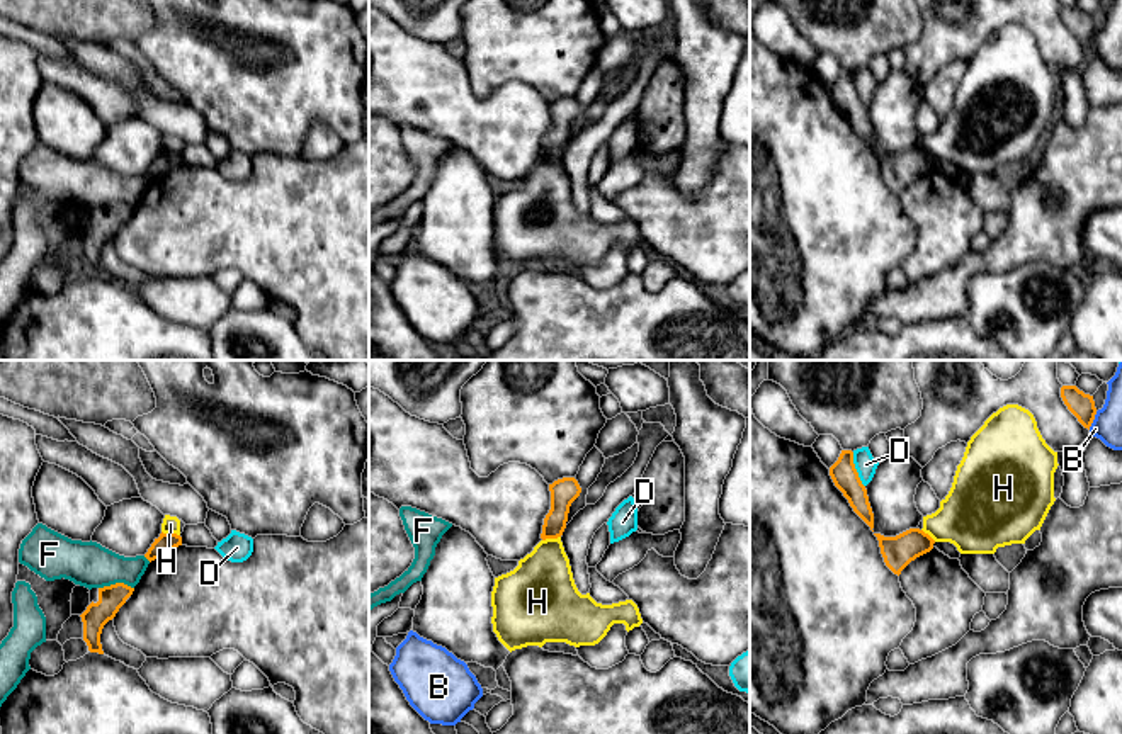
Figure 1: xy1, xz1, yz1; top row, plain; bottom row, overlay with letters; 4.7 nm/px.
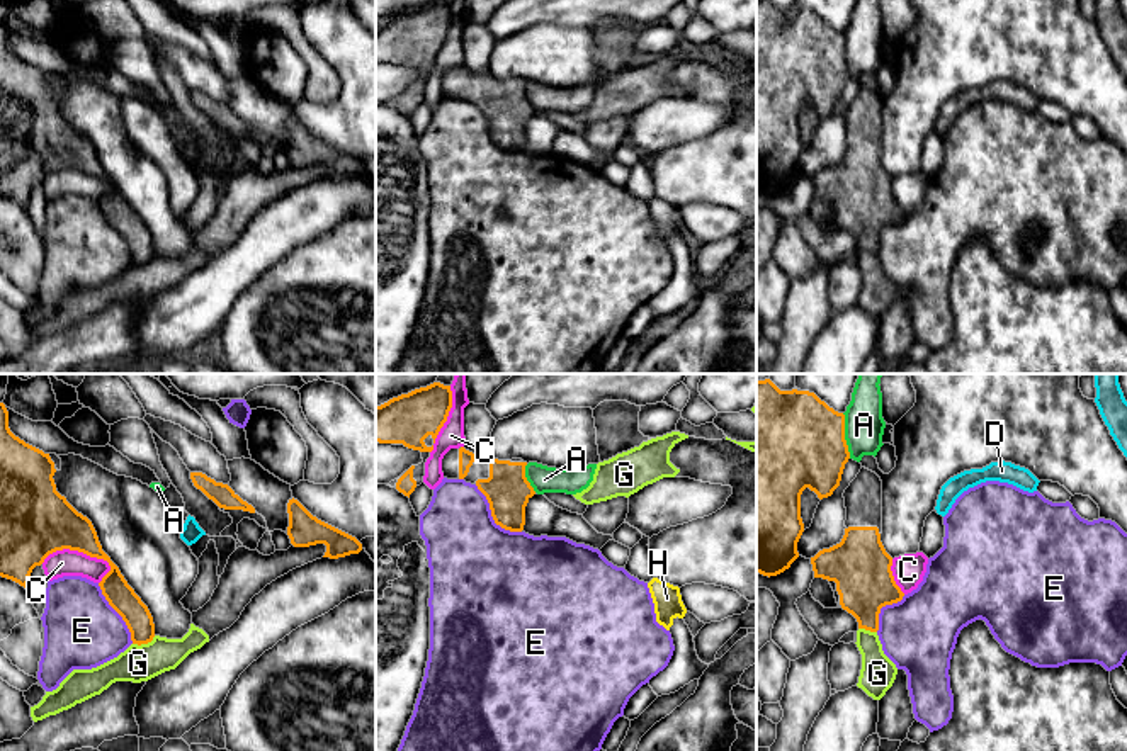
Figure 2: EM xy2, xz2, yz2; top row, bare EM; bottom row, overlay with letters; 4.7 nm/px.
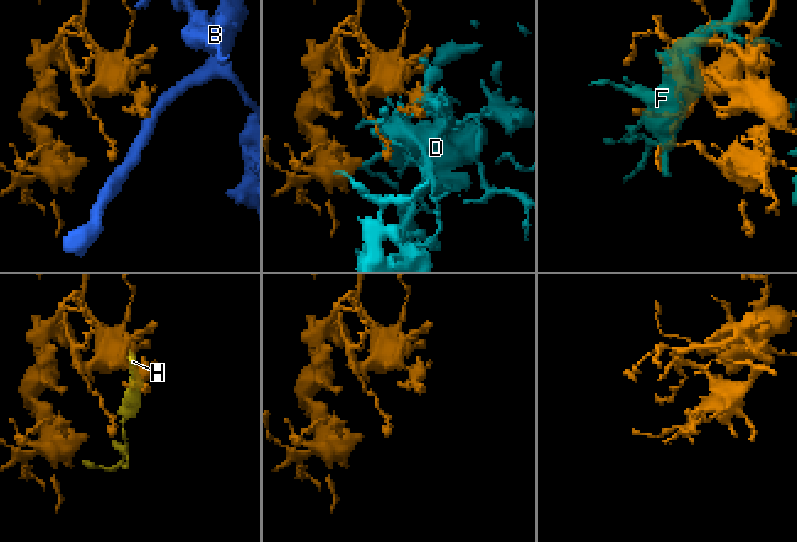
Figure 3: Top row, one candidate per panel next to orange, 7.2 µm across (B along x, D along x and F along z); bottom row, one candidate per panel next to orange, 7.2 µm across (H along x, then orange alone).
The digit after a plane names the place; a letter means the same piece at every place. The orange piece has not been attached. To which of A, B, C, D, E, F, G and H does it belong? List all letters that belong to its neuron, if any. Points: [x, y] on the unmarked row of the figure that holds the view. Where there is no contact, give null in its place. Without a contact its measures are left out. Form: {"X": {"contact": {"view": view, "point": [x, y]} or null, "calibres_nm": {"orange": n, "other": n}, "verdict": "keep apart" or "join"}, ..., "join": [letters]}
{"A": {"contact": {"view": "yz2", "point": [843, 55]}, "calibres_nm": {"orange": 480, "other": 190}, "verdict": "keep apart"}, "B": {"contact": {"view": "yz1", "point": [1093, 38]}, "calibres_nm": {"orange": 120, "other": 140}, "verdict": "keep apart"}, "C": {"contact": {"view": "xy2", "point": [79, 170]}, "calibres_nm": {"orange": 340, "other": 130}, "verdict": "keep apart"}, "D": {"contact": {"view": "yz1", "point": [855, 89]}, "calibres_nm": {"orange": 120, "other": 100}, "verdict": "keep apart"}, "E": {"contact": {"view": "xz2", "point": [492, 135]}, "calibres_nm": {"orange": 220, "other": 440}, "verdict": "keep apart"}, "F": {"contact": {"view": "xy1", "point": [116, 203]}, "calibres_nm": {"orange": 120, "other": 220}, "verdict": "keep apart"}, "G": {"contact": {"view": "xy2", "point": [143, 262]}, "calibres_nm": {"orange": 140, "other": 180}, "verdict": "join"}, "H": {"contact": {"view": "xy1", "point": [170, 153]}, "calibres_nm": {"orange": 90, "other": 80}, "verdict": "keep apart"}, "join": ["G"]}

